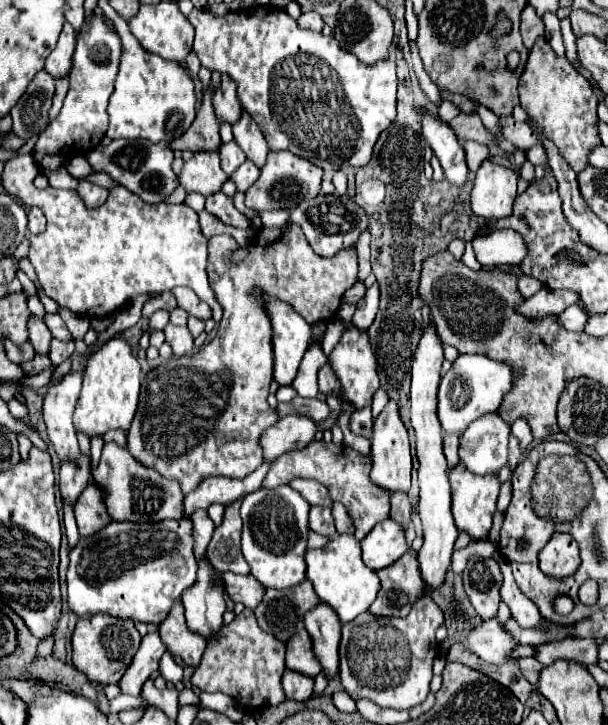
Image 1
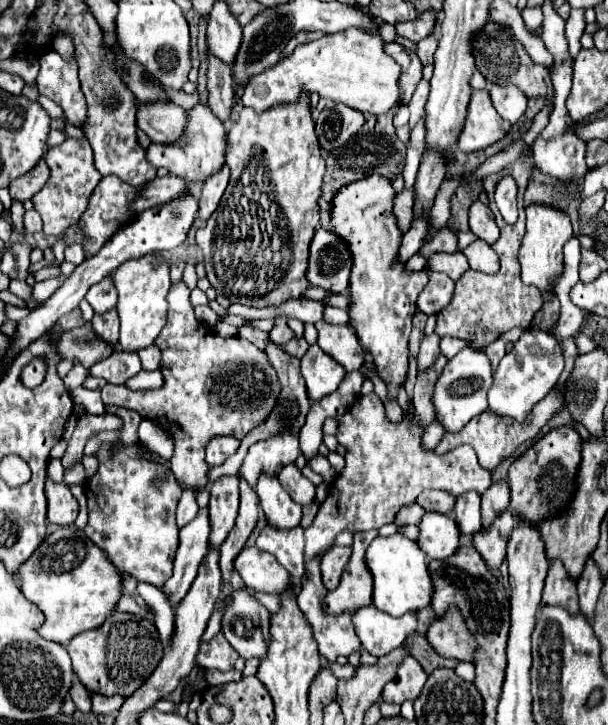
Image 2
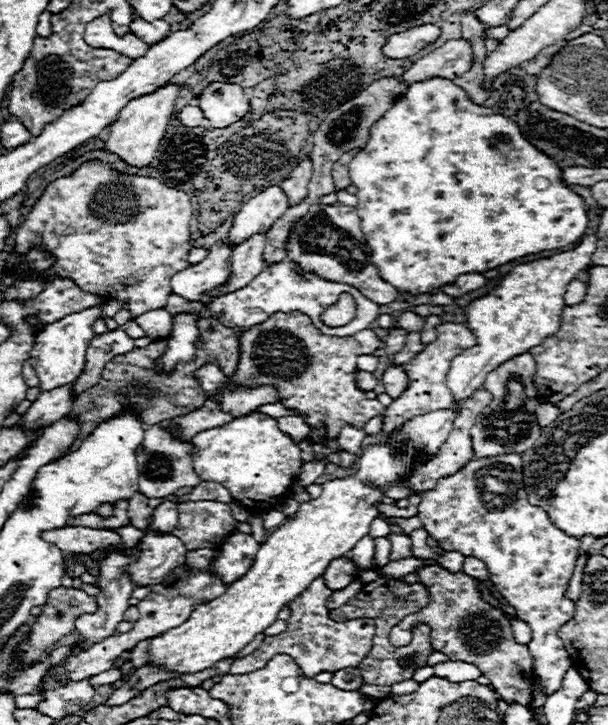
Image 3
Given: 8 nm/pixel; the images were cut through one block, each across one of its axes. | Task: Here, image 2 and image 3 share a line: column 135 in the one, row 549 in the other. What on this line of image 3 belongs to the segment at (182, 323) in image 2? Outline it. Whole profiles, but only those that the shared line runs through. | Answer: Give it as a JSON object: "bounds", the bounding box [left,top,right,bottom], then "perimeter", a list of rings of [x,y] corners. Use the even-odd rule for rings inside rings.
{"bounds":[390,534,412,560],"perimeter":[[[390,534],[390,544],[392,544],[392,552],[390,552],[390,560],[400,560],[400,558],[408,558],[412,556],[412,542],[408,534]]]}

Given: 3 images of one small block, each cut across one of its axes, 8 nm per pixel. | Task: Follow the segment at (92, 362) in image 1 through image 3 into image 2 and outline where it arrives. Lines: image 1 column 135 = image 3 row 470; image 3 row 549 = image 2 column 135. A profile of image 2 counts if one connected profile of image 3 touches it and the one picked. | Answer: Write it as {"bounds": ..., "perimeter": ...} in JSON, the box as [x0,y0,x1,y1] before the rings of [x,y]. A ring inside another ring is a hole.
{"bounds":[112,254,170,352],"perimeter":[[[148,254],[138,260],[128,260],[114,270],[112,282],[118,290],[118,316],[120,316],[120,340],[118,348],[124,352],[138,352],[148,348],[158,338],[166,322],[166,294],[170,290],[170,268],[162,254]]]}

